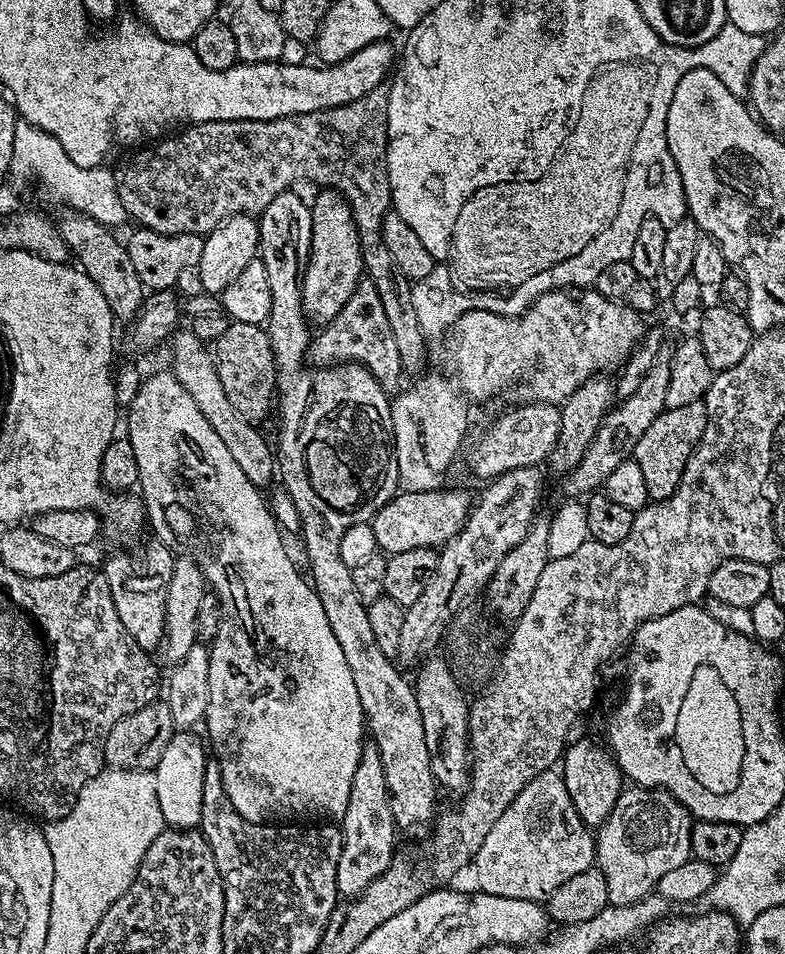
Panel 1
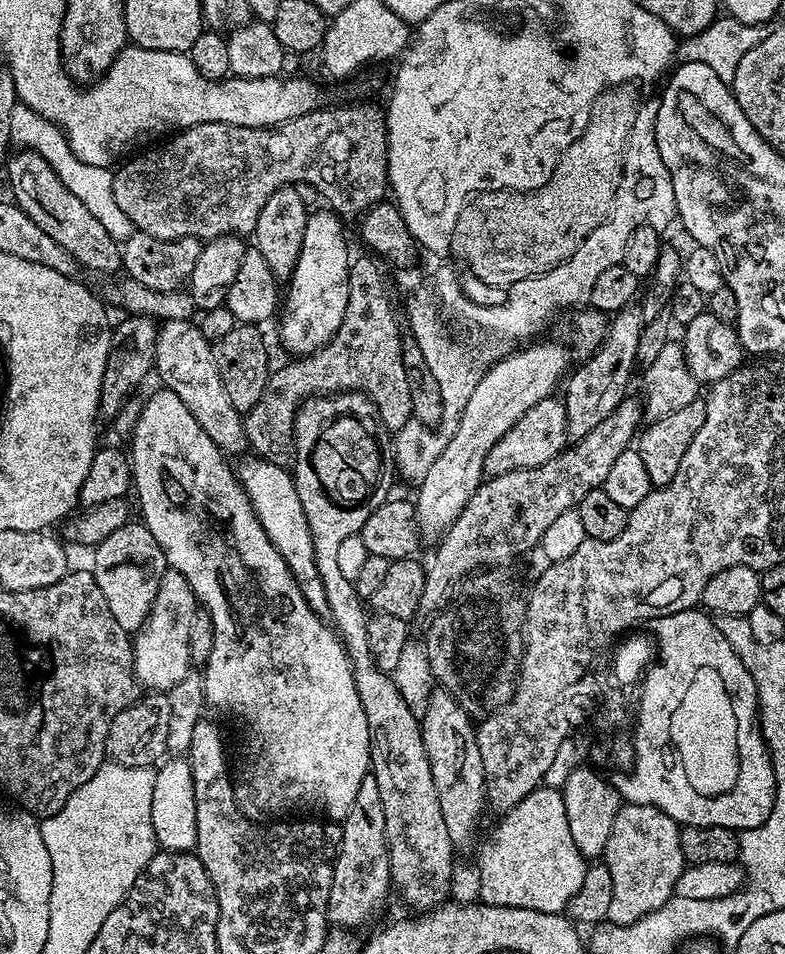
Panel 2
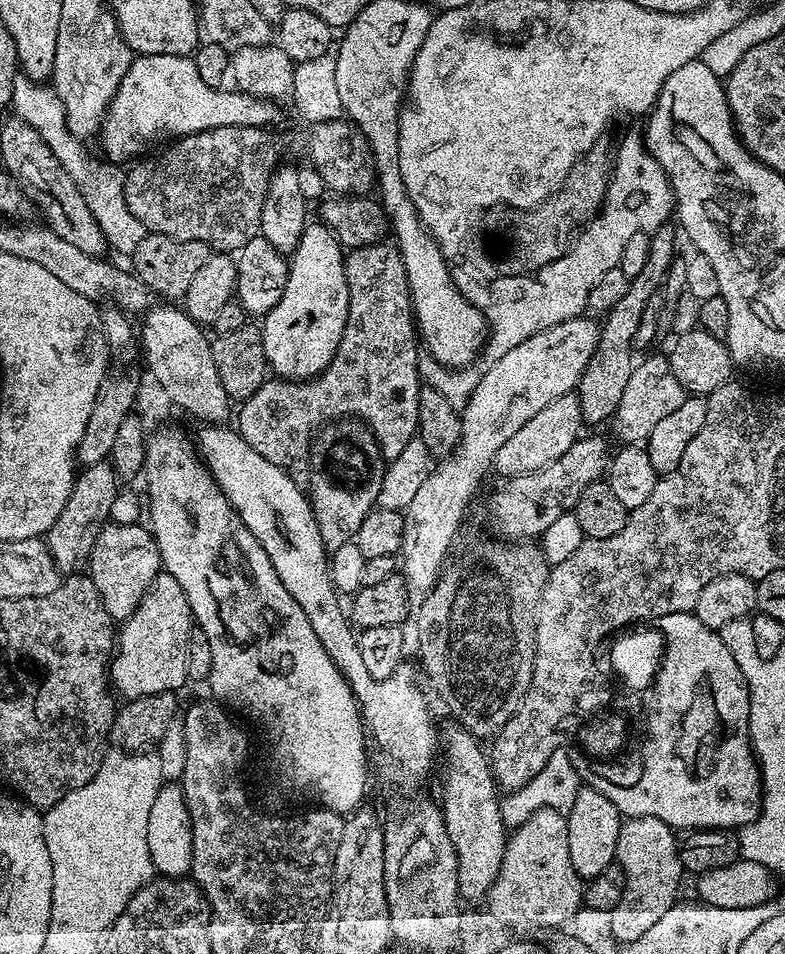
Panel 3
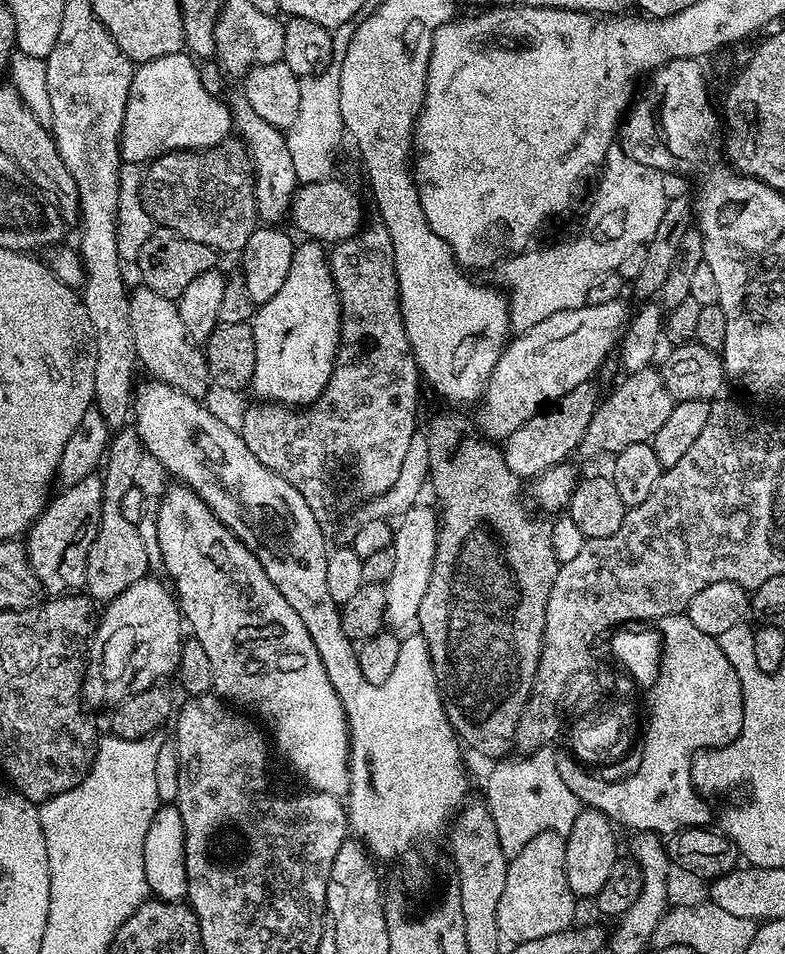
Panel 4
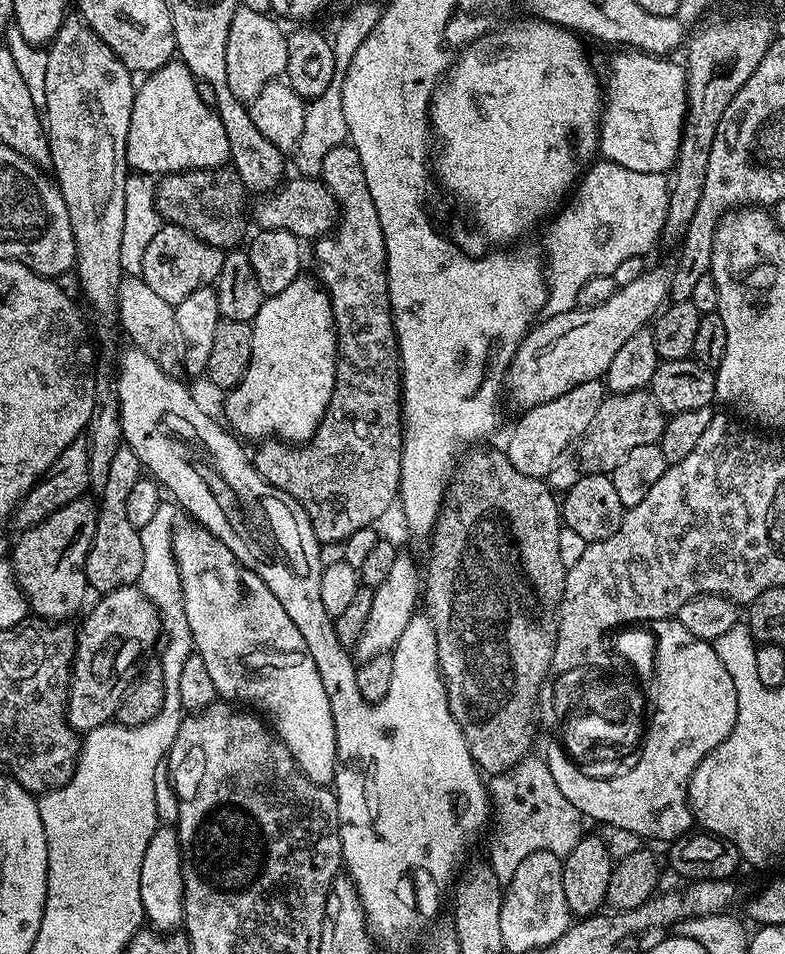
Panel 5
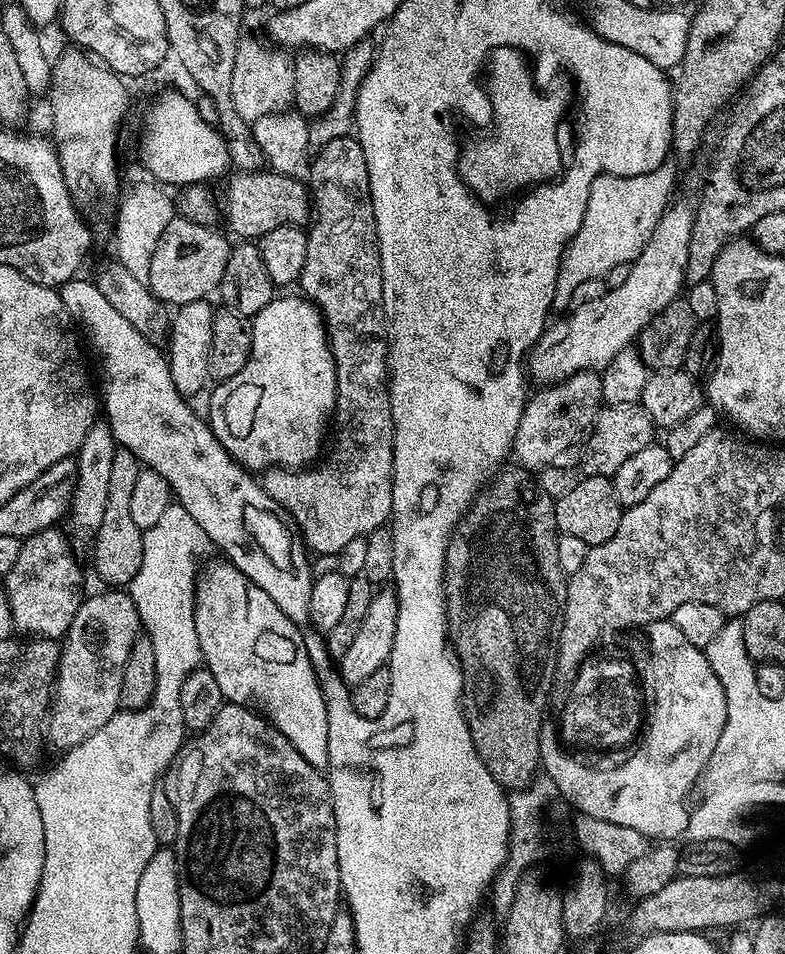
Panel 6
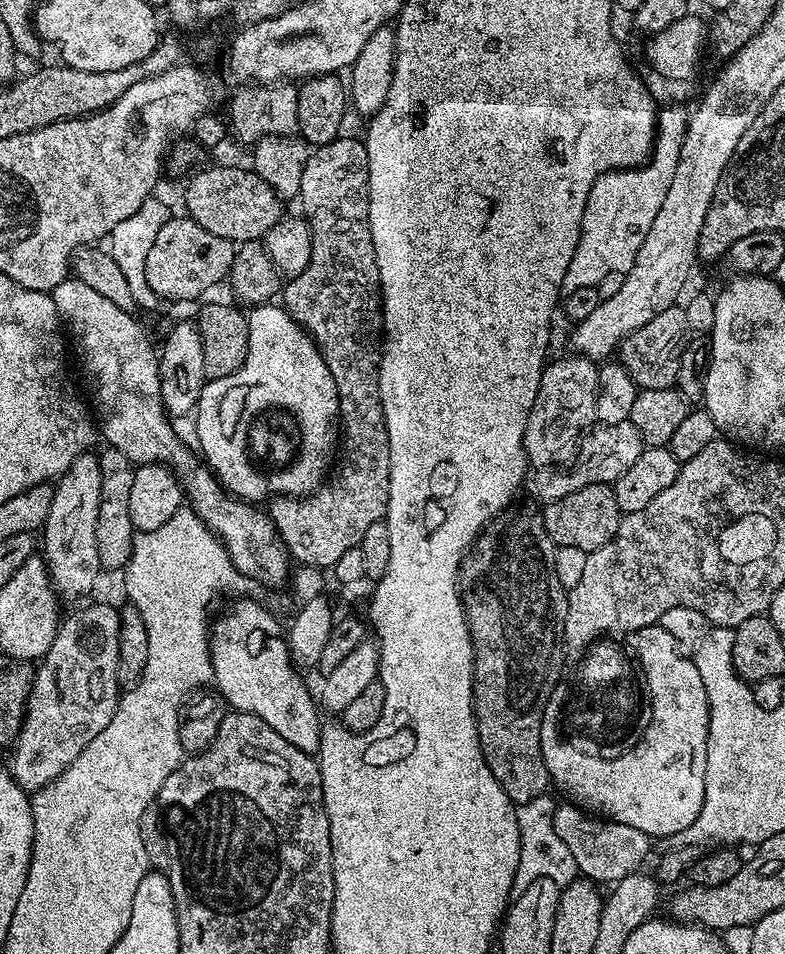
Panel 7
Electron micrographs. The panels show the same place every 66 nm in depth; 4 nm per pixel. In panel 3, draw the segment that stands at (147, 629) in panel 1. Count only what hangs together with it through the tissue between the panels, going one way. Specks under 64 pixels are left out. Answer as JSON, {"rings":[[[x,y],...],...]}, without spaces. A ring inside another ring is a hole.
{"rings":[[[105,523],[96,533],[92,552],[86,558],[86,572],[92,577],[104,608],[113,621],[123,622],[142,602],[146,590],[162,570],[156,539],[143,523]]]}

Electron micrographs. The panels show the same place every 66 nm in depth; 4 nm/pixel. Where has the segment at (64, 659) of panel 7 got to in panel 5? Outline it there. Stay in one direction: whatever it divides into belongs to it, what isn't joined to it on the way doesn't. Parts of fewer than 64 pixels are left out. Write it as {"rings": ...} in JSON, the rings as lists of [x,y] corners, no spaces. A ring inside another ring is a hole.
{"rings":[[[139,587],[105,592],[97,600],[100,601],[92,609],[87,609],[88,617],[74,636],[76,655],[72,658],[66,715],[68,725],[78,734],[86,734],[115,717],[116,708],[126,691],[124,675],[145,659],[144,652],[157,647],[162,636],[158,610]]]}

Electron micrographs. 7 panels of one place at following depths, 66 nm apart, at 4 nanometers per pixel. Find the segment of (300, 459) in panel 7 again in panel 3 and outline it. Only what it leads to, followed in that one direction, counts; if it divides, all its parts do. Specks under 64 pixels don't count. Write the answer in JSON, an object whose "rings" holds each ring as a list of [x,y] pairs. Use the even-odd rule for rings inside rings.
{"rings":[[[323,222],[305,224],[302,238],[298,238],[298,246],[290,253],[286,290],[282,290],[282,298],[278,302],[278,306],[274,306],[274,310],[270,310],[262,317],[262,327],[260,328],[262,346],[268,359],[269,369],[277,377],[303,382],[319,376],[330,366],[330,362],[338,350],[338,342],[342,342],[342,330],[346,330],[348,287],[344,269],[345,255],[345,249],[340,241]]]}

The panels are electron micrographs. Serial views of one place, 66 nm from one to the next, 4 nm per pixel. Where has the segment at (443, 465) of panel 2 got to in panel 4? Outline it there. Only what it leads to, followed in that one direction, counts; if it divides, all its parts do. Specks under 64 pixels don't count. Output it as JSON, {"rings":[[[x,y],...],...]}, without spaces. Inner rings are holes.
{"rings":[[[619,298],[602,305],[585,304],[582,308],[562,310],[558,314],[550,314],[550,318],[542,318],[538,326],[530,326],[530,330],[513,335],[505,344],[504,352],[498,358],[479,401],[480,413],[476,416],[477,422],[480,423],[479,431],[493,442],[503,442],[531,416],[570,394],[574,386],[589,383],[593,379],[592,375],[603,366],[604,359],[617,347],[630,319],[630,309],[628,310],[623,302],[624,300]],[[425,502],[415,504],[409,512],[399,517],[395,525],[390,545],[394,554],[394,570],[390,573],[388,583],[384,585],[386,594],[384,618],[393,629],[404,625],[404,620],[408,620],[413,613],[418,614],[418,606],[422,606],[426,586],[430,586],[430,570],[434,566],[434,550],[439,533],[437,509],[435,507],[432,509]]]}

